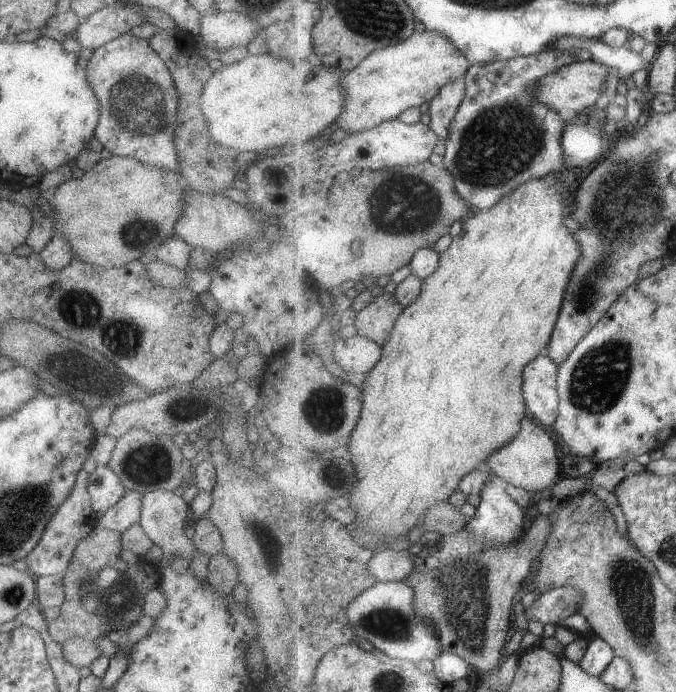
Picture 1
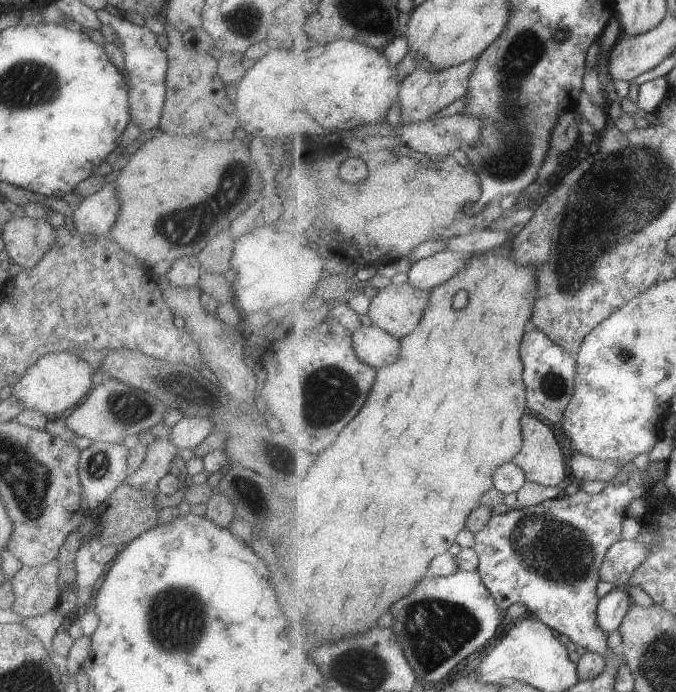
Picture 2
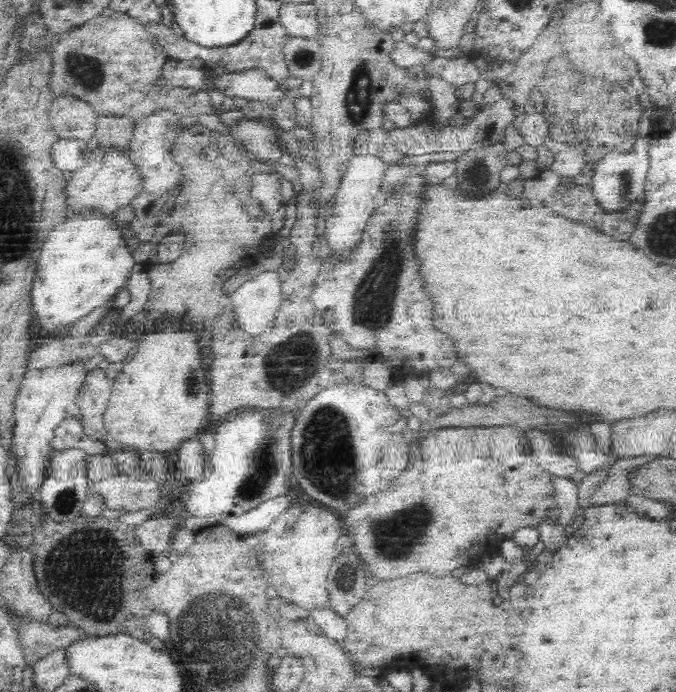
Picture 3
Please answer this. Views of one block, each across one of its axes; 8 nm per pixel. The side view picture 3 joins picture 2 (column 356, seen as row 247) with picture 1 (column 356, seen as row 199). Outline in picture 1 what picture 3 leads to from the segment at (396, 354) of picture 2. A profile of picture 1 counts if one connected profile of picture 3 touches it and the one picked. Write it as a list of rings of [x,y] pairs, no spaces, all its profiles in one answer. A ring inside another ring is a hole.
[[[358,334],[350,338],[338,339],[333,345],[332,354],[349,375],[369,375],[374,368],[377,368],[377,363],[381,362],[385,351],[384,346],[378,344],[378,341]]]

